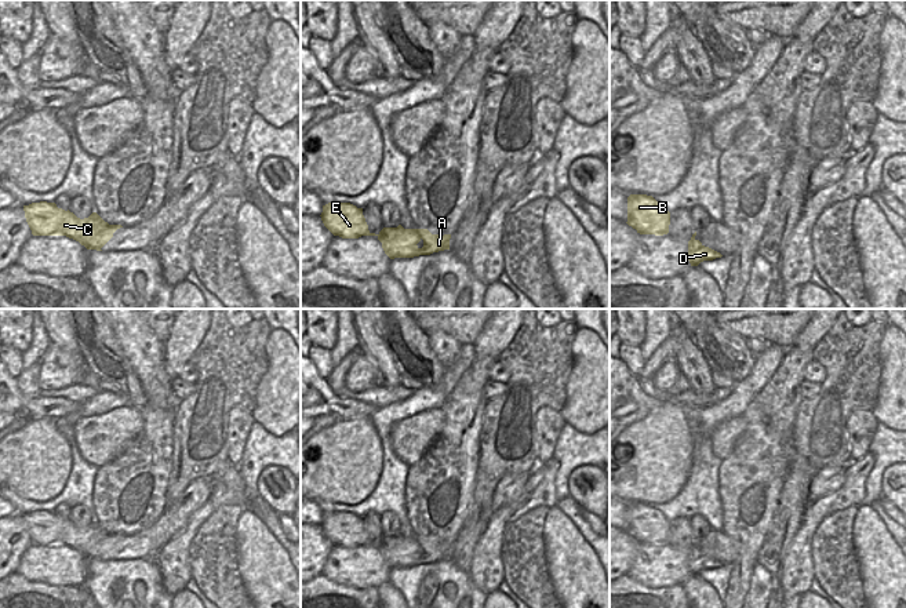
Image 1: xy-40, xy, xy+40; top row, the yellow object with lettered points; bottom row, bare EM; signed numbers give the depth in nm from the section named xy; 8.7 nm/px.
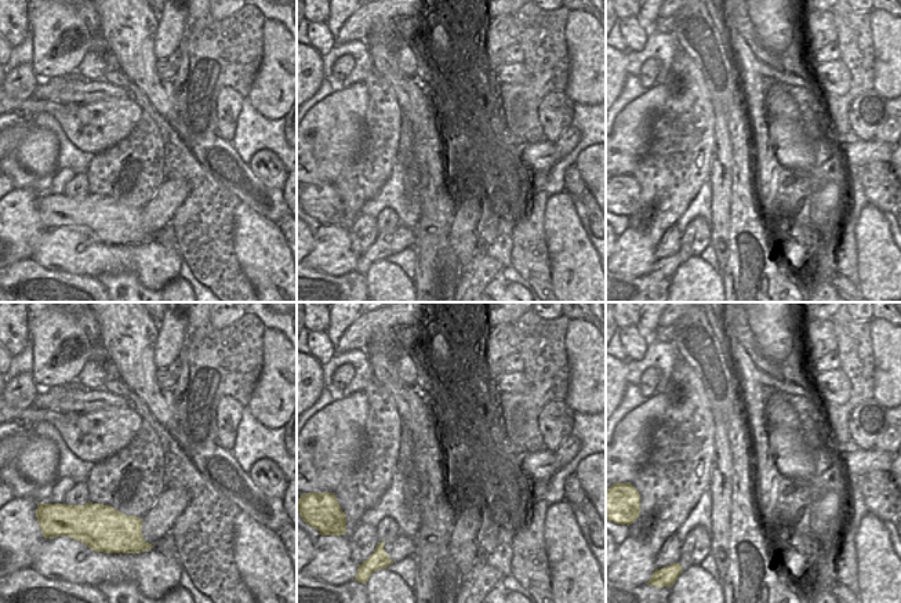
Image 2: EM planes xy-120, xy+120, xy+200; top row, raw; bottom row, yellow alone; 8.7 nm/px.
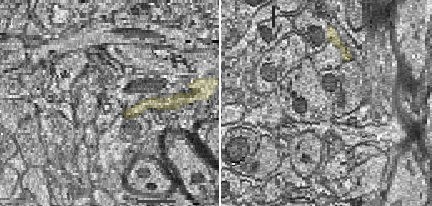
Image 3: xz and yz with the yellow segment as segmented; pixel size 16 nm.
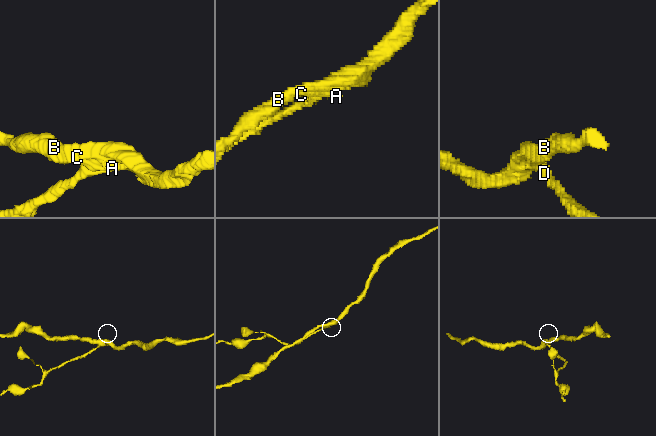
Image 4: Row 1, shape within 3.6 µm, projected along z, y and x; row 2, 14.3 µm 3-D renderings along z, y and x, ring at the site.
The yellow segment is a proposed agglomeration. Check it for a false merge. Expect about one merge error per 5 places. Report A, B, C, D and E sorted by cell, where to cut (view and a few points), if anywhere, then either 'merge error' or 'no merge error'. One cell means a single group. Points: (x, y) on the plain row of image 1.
A D / B C E; cut in xy along (403, 536), (388, 536), (378, 545); merge error

